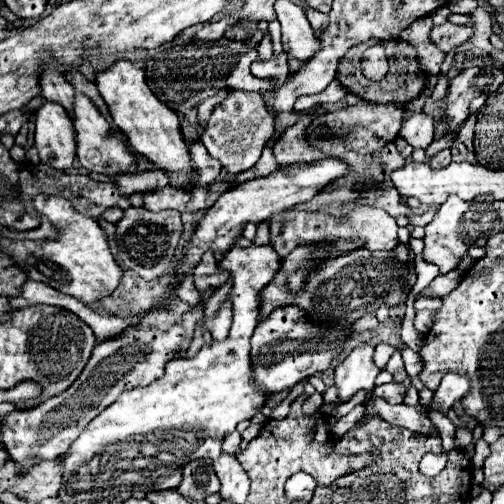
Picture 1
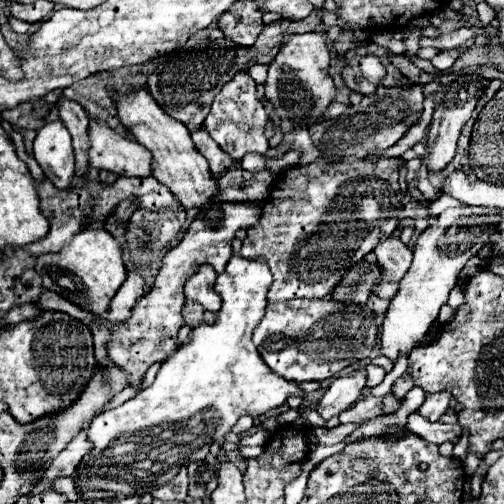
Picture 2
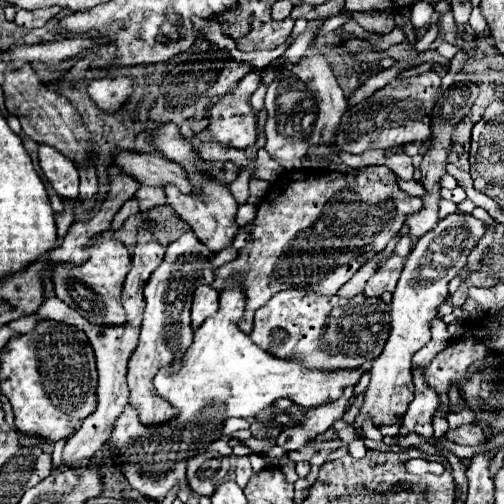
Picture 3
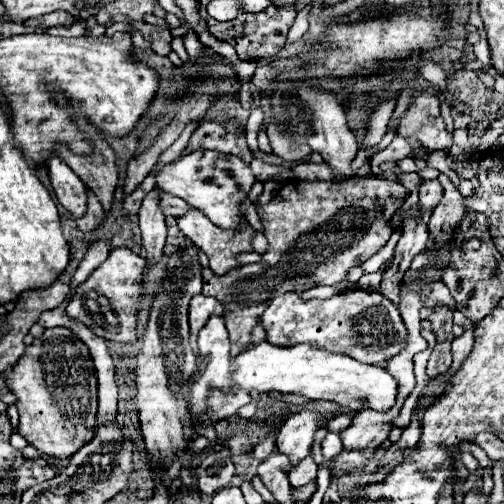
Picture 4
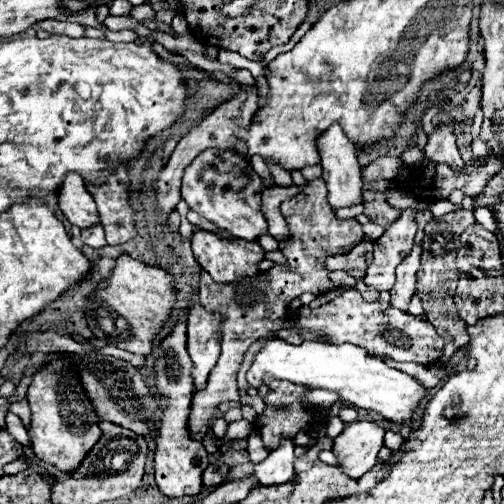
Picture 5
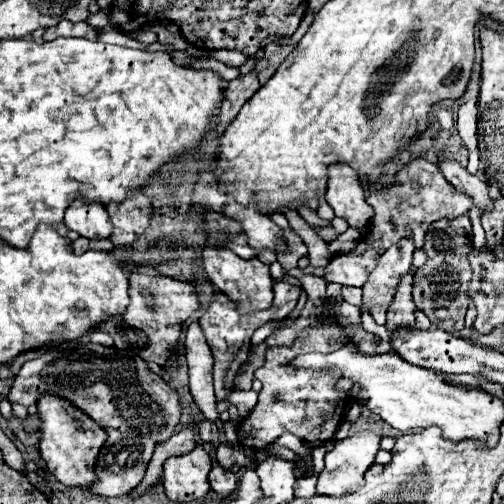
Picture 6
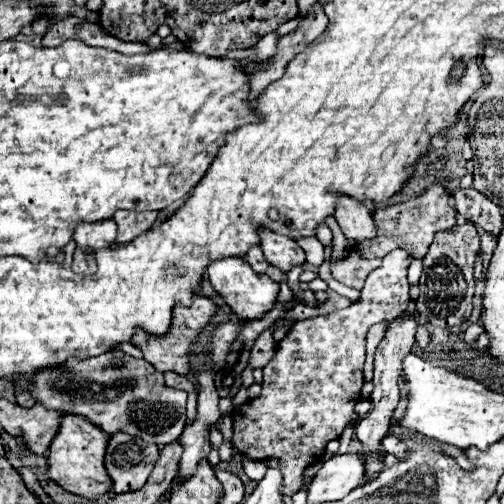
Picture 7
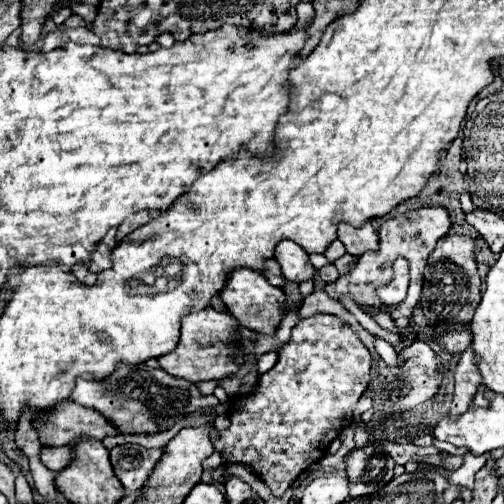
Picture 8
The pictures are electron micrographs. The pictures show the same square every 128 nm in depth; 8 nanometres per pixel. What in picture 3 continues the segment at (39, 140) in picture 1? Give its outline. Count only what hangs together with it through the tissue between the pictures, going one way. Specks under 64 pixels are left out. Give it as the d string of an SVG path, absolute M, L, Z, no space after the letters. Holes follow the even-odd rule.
M48 144L38 146L40 168L58 196L74 200L78 196L78 170L74 162Z

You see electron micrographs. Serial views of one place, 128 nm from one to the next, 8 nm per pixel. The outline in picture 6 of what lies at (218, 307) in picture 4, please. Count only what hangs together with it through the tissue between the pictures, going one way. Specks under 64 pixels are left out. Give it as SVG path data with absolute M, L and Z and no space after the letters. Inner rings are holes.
M192 322L186 328L184 348L186 348L188 374L190 374L190 392L194 396L194 402L204 412L204 416L210 422L214 422L218 418L216 398L214 398L214 388L212 388L214 356L204 338L202 326L198 322Z

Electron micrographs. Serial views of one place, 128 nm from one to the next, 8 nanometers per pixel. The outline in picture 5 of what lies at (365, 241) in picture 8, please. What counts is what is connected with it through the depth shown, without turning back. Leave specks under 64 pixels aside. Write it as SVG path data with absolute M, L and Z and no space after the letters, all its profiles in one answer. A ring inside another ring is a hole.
M332 124L328 130L324 130L316 138L316 148L322 158L322 176L328 186L328 202L334 208L342 206L352 206L362 200L362 174L360 174L360 164L358 164L358 150L356 144L344 134L340 124Z

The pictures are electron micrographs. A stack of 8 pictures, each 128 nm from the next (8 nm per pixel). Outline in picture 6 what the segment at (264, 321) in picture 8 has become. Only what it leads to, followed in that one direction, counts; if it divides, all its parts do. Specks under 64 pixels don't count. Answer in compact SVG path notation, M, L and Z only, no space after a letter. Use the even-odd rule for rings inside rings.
M204 246L200 252L202 252L202 268L208 280L232 300L240 300L244 304L240 312L254 312L260 308L268 308L268 304L272 304L272 278L268 264L260 262L256 256L244 260L222 246Z

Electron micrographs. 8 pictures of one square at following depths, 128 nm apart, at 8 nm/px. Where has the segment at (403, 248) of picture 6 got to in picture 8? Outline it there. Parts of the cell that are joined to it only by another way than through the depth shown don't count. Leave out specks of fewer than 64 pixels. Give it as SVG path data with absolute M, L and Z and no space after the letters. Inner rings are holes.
M398 256L392 264L392 270L394 270L394 276L390 282L382 284L376 288L376 294L378 298L382 300L382 304L386 304L388 308L396 308L404 298L406 298L406 290L408 290L408 260L404 260L402 256ZM316 314L300 320L292 328L290 340L278 350L278 362L272 370L260 376L258 388L246 396L236 396L230 404L228 418L230 428L210 432L210 440L216 452L222 454L224 464L246 464L258 474L272 490L274 496L282 496L302 472L314 466L326 456L328 446L346 428L346 418L352 416L352 406L360 400L370 380L372 356L352 330L350 324L342 322L334 314Z

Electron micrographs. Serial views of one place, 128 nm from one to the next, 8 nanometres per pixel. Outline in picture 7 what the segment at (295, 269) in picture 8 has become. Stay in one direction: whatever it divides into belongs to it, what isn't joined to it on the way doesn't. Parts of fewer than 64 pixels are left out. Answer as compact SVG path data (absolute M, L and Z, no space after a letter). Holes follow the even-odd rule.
M260 228L260 248L270 264L274 264L278 270L288 272L296 264L304 264L304 250L296 244L296 240L276 234L268 228Z

